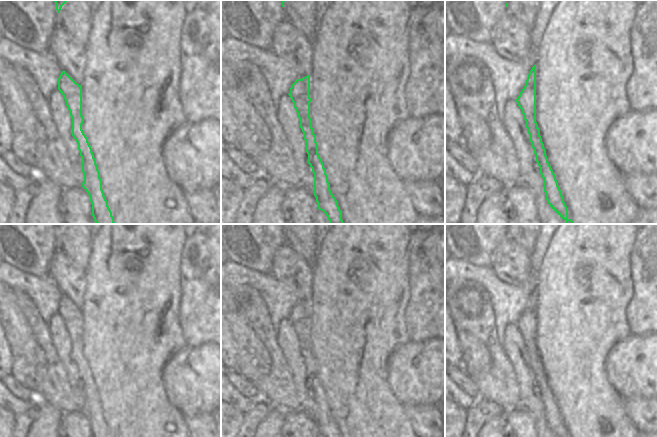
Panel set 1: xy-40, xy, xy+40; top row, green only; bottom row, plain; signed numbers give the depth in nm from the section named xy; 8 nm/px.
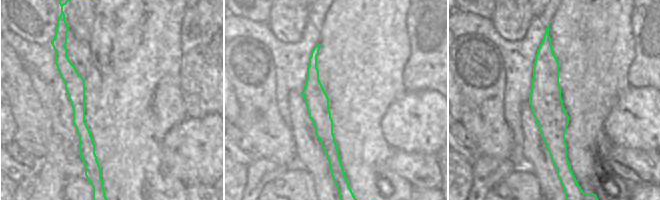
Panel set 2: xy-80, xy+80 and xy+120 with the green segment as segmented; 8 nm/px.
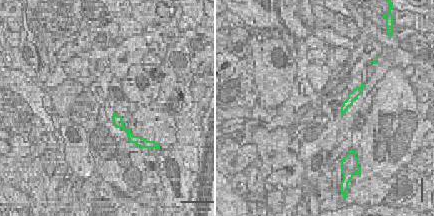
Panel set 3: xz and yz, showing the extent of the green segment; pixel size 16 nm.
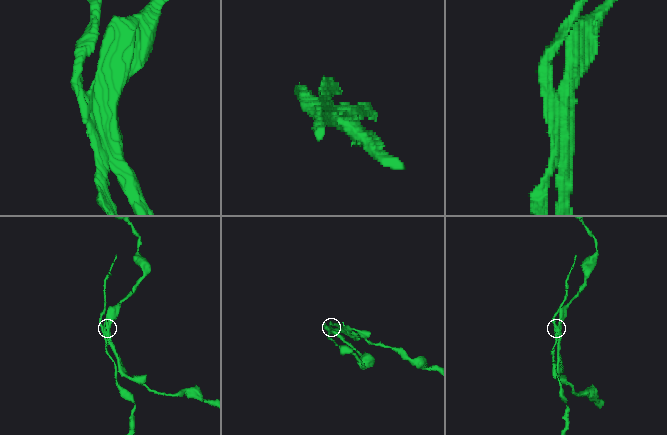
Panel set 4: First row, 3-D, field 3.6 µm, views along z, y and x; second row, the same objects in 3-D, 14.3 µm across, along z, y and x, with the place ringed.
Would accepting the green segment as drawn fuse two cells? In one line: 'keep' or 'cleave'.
cleave

